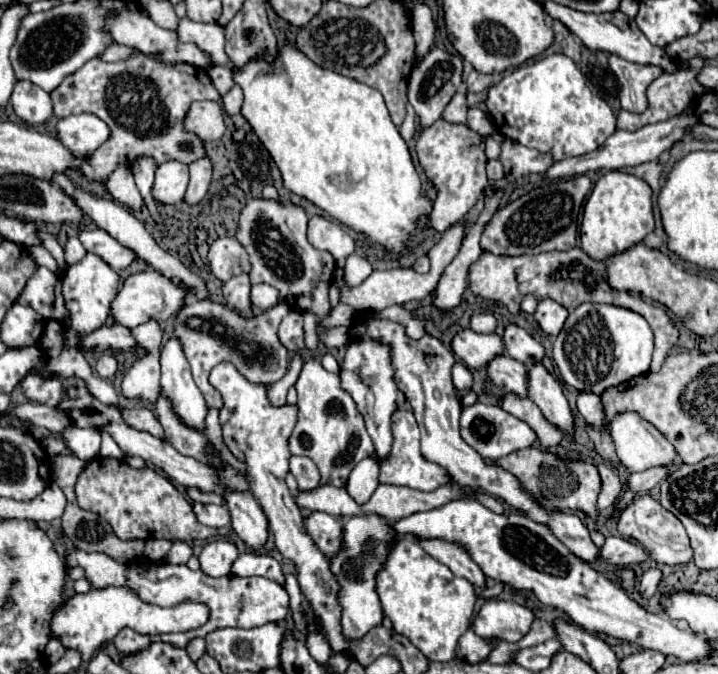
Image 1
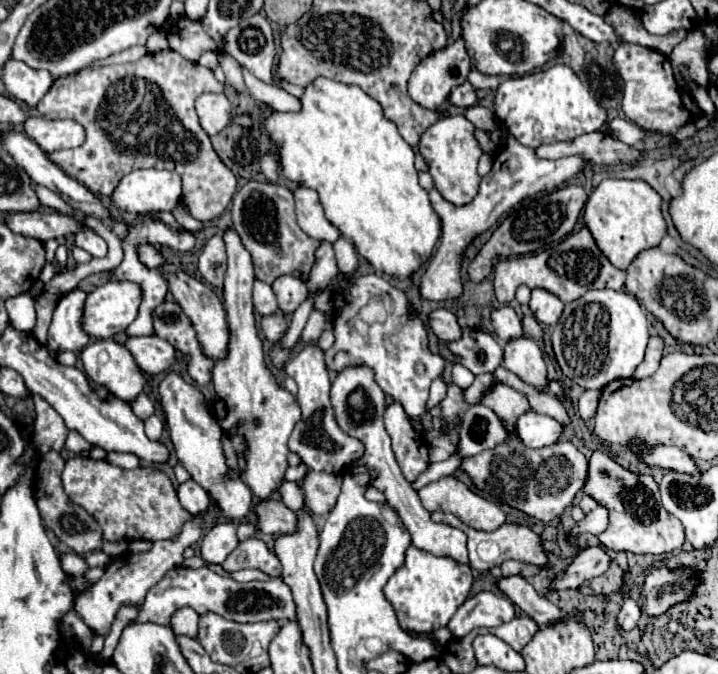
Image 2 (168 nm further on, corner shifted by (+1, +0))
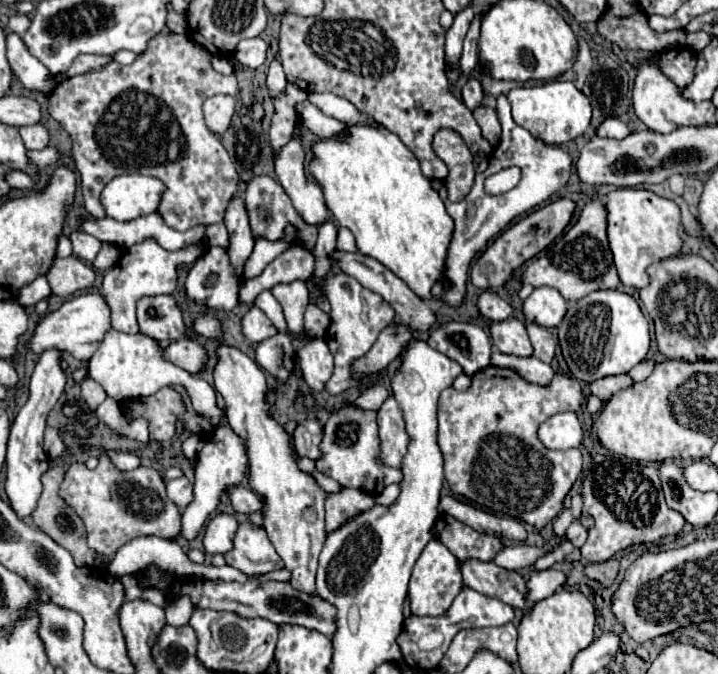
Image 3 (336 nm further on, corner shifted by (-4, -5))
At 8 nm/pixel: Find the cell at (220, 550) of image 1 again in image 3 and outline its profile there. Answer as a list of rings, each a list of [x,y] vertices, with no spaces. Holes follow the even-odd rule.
[[[225,513],[215,515],[205,527],[205,537],[203,537],[205,551],[209,555],[229,553],[233,549],[233,539],[237,535],[237,527],[239,527],[239,523],[233,515],[225,515]]]

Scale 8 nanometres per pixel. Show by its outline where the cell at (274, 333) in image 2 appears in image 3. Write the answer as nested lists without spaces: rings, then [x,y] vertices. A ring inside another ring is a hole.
[[[251,307],[249,313],[243,317],[243,333],[249,341],[261,343],[261,341],[277,335],[277,329],[259,307]]]

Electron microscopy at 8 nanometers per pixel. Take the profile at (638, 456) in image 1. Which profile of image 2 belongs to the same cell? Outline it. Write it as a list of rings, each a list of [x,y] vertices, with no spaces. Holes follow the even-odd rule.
[[[654,446],[642,450],[640,458],[652,468],[674,470],[680,474],[700,474],[696,462],[676,446]]]

